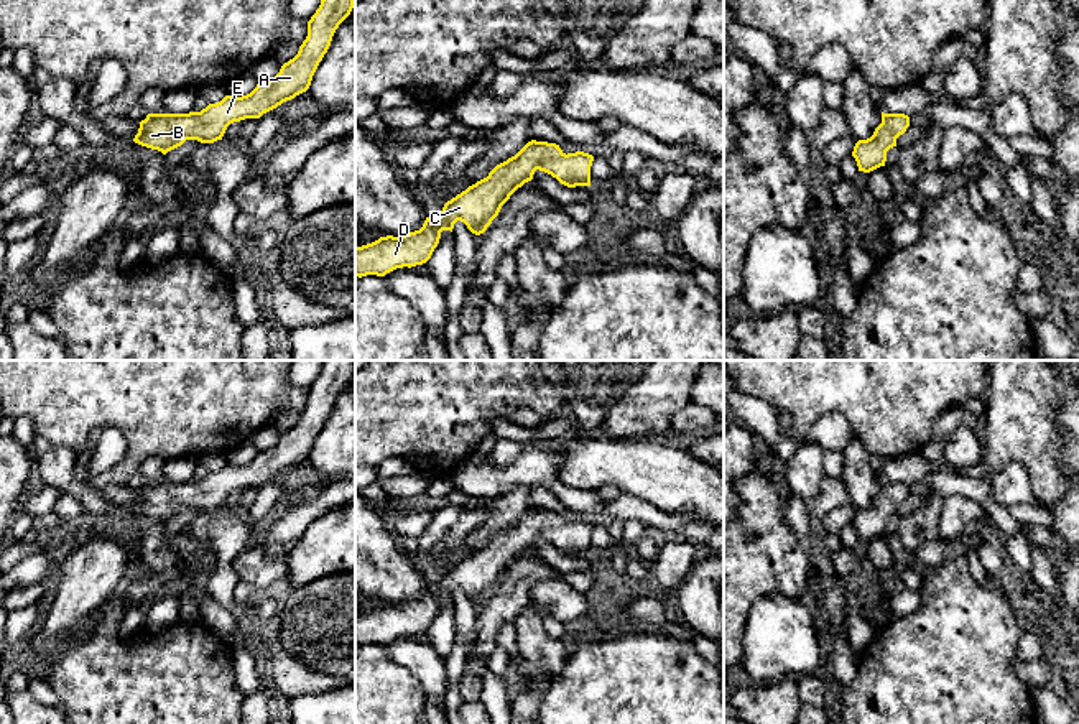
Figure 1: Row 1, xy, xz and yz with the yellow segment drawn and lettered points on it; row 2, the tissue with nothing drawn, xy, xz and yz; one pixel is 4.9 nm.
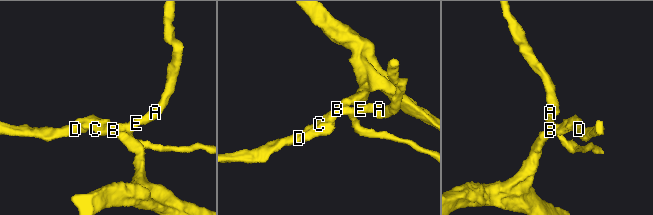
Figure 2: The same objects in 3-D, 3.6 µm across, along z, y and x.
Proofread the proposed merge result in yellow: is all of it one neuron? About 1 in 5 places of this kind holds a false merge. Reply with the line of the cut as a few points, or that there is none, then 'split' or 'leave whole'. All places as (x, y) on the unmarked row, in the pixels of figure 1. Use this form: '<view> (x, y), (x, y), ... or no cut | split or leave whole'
no cut | leave whole

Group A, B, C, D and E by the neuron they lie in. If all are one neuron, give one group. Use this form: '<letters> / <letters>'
A B C D E

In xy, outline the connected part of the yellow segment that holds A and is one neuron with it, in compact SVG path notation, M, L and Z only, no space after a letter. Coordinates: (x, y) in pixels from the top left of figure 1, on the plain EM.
M322 360L321 374L308 390L308 405L298 423L285 431L273 448L257 452L247 464L225 464L201 480L148 482L140 490L133 510L163 523L181 515L186 508L214 512L222 508L230 492L260 487L283 471L306 461L336 398L350 383L354 365L355 360Z

